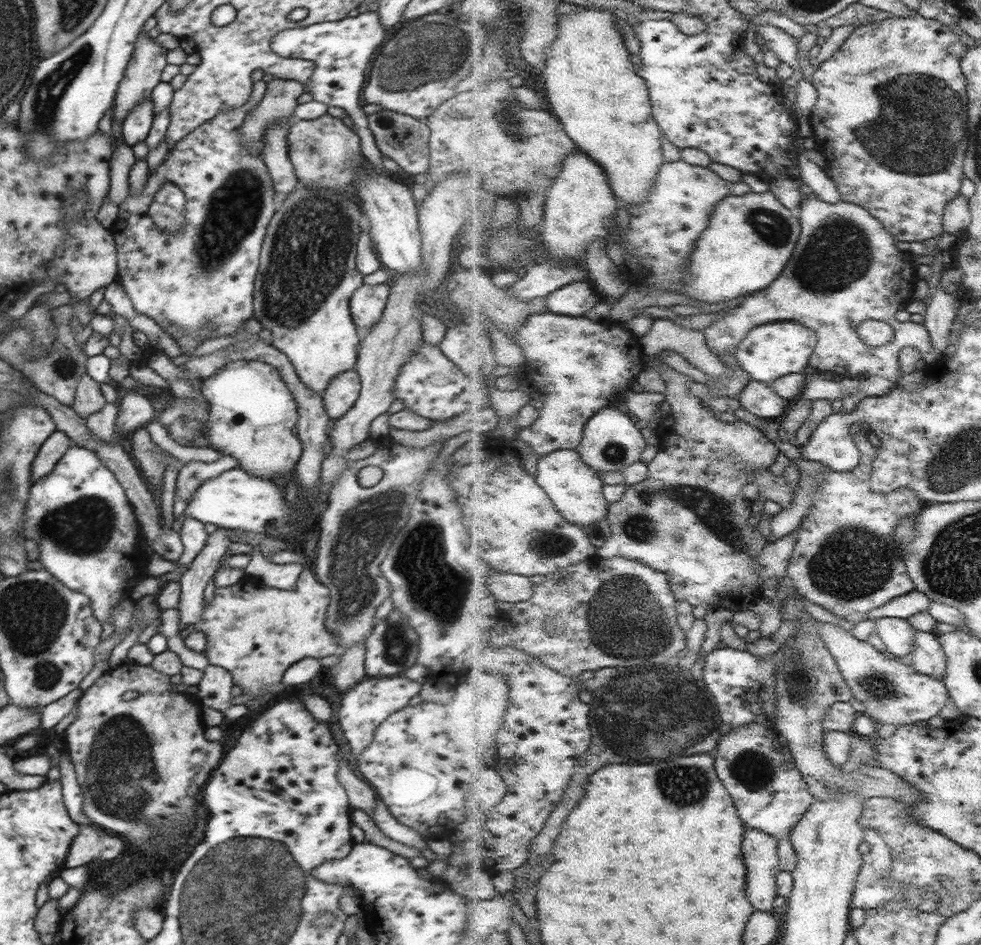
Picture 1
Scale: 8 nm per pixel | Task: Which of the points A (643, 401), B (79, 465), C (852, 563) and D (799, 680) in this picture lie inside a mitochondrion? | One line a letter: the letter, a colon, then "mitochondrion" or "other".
A: other
B: other
C: mitochondrion
D: mitochondrion

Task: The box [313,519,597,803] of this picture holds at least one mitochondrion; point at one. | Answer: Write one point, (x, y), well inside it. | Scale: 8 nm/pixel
(396, 644)

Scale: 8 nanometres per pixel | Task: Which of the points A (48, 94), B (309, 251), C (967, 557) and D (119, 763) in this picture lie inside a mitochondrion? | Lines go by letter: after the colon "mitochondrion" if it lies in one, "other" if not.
A: mitochondrion
B: mitochondrion
C: mitochondrion
D: mitochondrion

